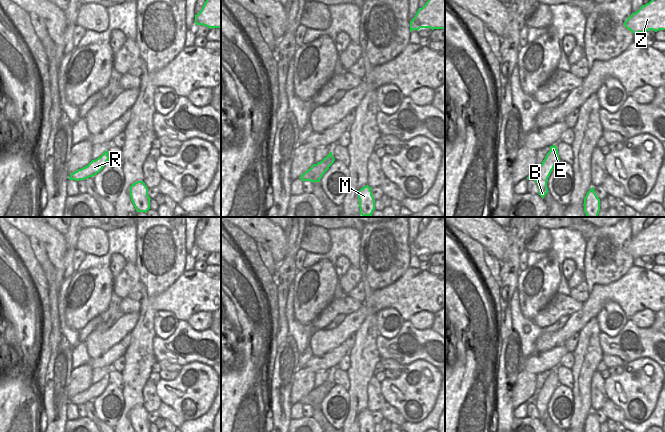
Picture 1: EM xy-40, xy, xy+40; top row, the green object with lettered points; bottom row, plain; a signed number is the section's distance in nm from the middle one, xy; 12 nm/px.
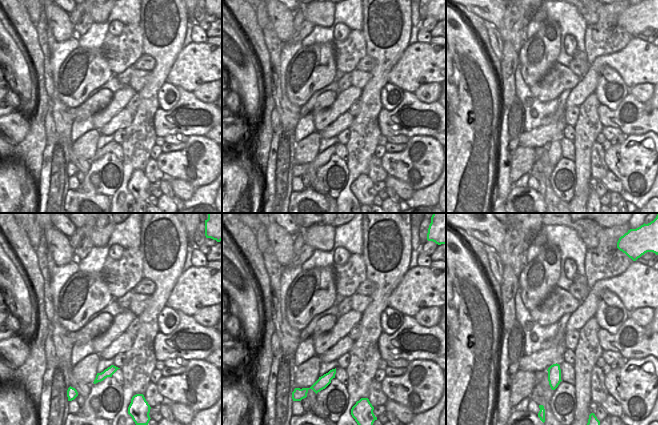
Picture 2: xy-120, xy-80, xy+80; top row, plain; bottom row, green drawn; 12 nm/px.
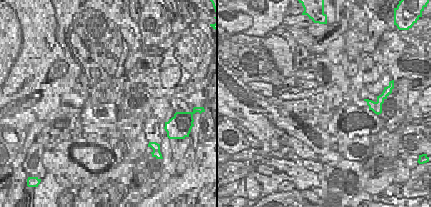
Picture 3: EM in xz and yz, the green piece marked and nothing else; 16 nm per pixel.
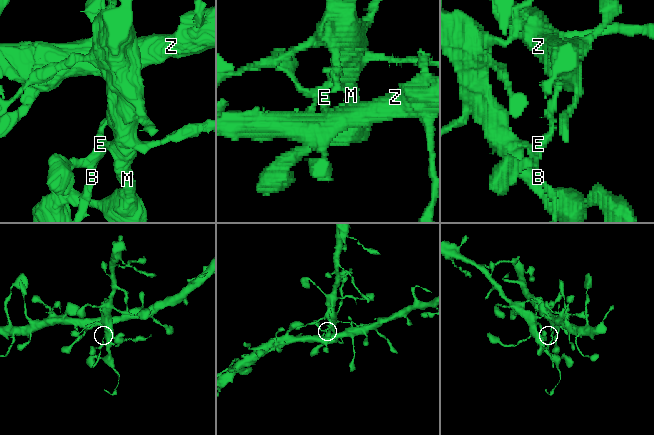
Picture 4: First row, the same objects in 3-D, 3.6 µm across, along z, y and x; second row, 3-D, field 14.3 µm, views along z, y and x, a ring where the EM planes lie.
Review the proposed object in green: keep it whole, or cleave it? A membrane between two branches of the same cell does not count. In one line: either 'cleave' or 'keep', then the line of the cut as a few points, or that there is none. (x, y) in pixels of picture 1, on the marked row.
cleave; cut xy (332, 156), (326, 158), (326, 169), (324, 171)

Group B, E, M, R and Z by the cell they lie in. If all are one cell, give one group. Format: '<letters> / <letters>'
B E Z / M R

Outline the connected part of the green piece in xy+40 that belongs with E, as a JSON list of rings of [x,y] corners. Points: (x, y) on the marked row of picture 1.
[[[556,145],[550,146],[550,151],[543,160],[542,167],[538,174],[538,179],[535,181],[539,188],[539,195],[542,198],[544,198],[545,195],[549,192],[547,188],[547,181],[552,170],[559,161],[560,159]]]

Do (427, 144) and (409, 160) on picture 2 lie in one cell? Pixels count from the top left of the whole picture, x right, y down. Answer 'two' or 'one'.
one

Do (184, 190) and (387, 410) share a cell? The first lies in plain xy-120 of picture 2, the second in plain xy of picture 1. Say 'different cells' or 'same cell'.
same cell

